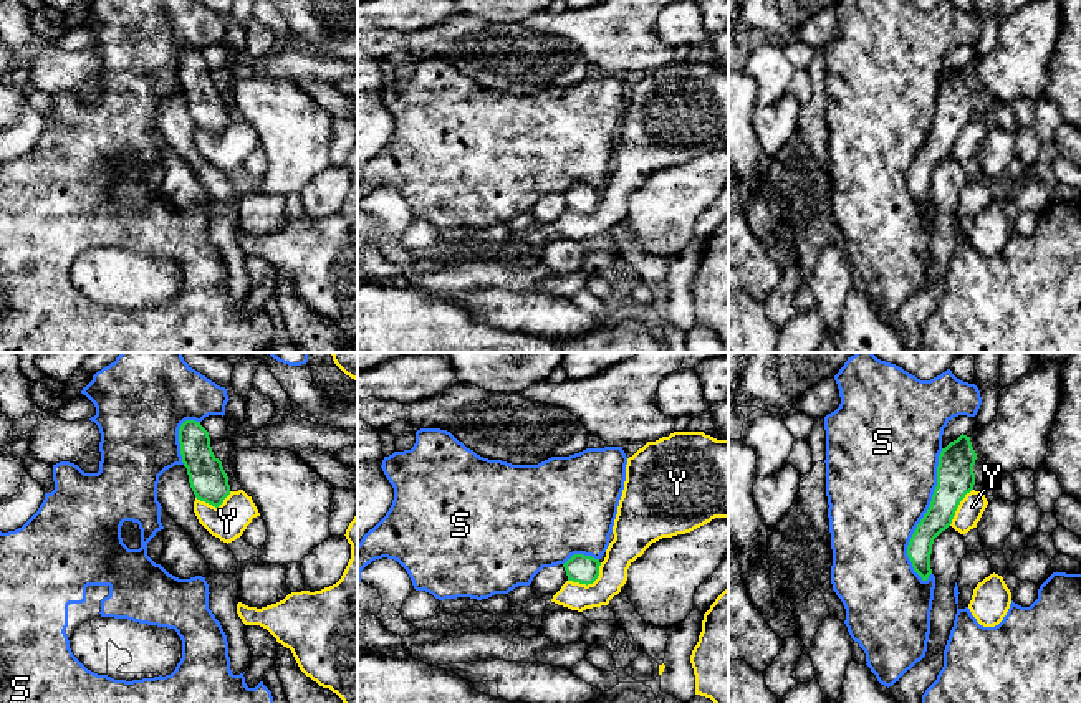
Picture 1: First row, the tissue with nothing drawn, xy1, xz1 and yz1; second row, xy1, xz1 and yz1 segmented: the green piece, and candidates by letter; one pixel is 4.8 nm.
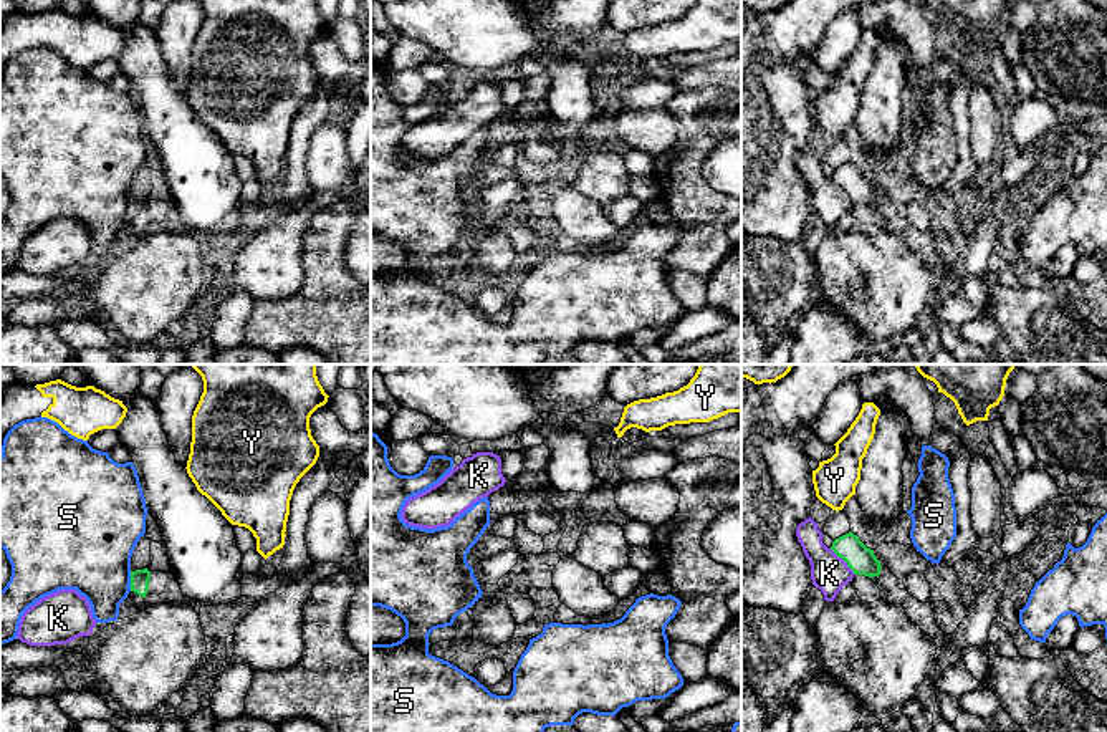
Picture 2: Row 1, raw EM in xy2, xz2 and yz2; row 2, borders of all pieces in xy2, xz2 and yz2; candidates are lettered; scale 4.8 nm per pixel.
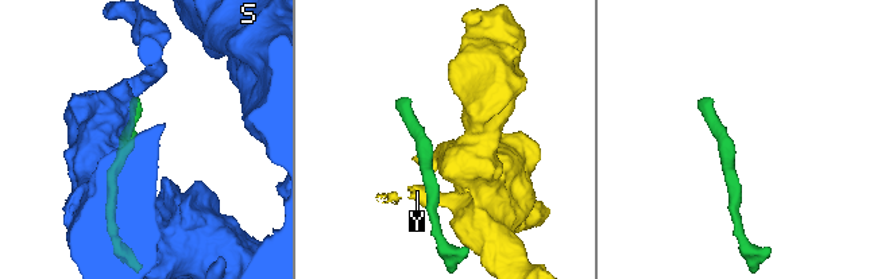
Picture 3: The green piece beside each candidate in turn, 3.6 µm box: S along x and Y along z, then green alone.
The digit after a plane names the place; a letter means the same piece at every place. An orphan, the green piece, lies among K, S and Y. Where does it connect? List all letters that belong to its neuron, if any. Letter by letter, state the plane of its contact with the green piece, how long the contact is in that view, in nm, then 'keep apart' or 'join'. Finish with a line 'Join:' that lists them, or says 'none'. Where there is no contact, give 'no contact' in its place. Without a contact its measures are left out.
K: contact in yz2; length 180 nm; keep apart
S: contact in yz1; length 650 nm; keep apart
Y: contact in xz1; length 190 nm; keep apart
Join: none

